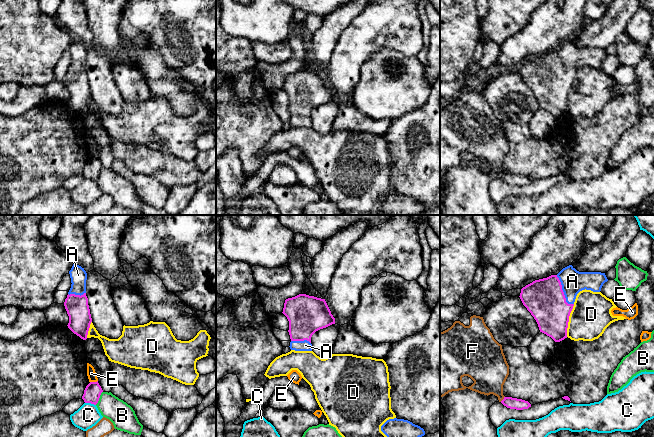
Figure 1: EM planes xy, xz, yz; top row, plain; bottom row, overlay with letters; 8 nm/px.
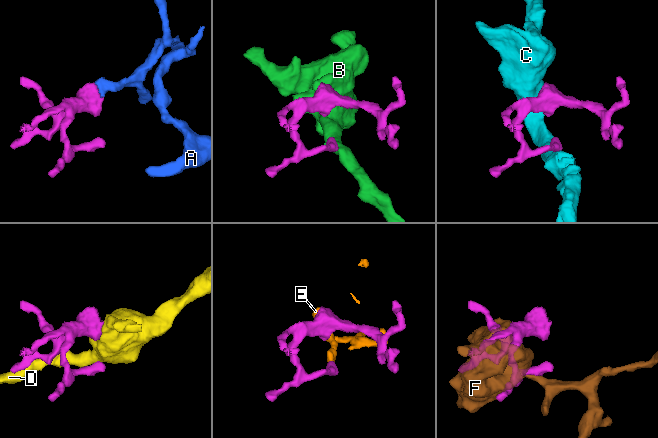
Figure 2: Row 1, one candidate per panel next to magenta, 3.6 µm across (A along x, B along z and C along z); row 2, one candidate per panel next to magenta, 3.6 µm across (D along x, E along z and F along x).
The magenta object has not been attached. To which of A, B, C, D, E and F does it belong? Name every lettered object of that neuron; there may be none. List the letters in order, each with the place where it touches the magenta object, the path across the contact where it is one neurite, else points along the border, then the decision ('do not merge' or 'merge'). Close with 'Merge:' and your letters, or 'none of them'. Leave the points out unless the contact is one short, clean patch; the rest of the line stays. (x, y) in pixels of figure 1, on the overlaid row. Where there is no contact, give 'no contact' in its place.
A: contact yz (563, 292); way yz (544, 298), (563, 292), (572, 281); merge
B: contact xy (99, 397); border xy (102, 391), (99, 400), (95, 404); do not merge
C: contact xy (90, 402); border xy (85, 402), (95, 405); do not merge
D: contact yz (568, 320); border yz (574, 304), (569, 316), (566, 336); do not merge
E: contact xy (93, 382); border xy (97, 380), (90, 382); do not merge
F: contact yz (503, 399); do not merge
Merge: A

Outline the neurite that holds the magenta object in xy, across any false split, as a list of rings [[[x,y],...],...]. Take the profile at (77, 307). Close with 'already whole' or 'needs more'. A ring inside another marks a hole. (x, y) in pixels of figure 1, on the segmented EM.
[[[73,264],[69,274],[72,284],[64,302],[69,316],[67,326],[74,334],[86,340],[92,322],[86,296],[87,273],[81,266]]]; needs more

